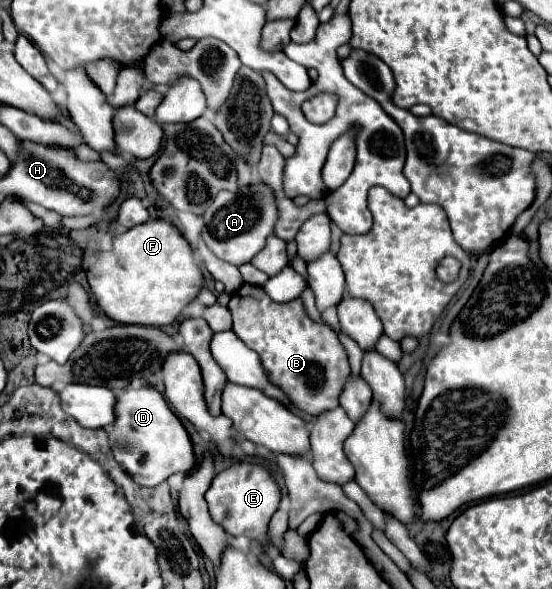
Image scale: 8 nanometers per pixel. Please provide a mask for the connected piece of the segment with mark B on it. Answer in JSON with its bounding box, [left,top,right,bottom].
[229,285,349,415]

